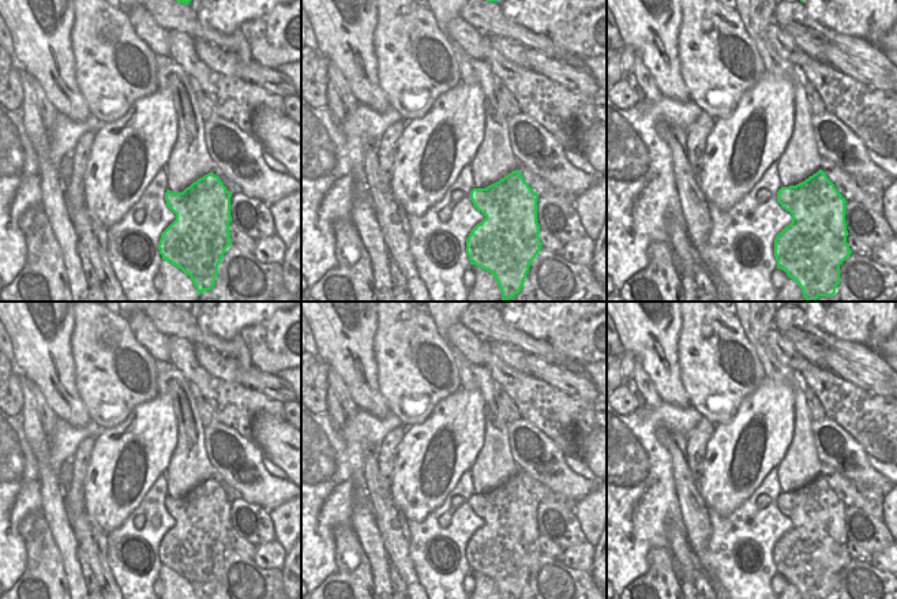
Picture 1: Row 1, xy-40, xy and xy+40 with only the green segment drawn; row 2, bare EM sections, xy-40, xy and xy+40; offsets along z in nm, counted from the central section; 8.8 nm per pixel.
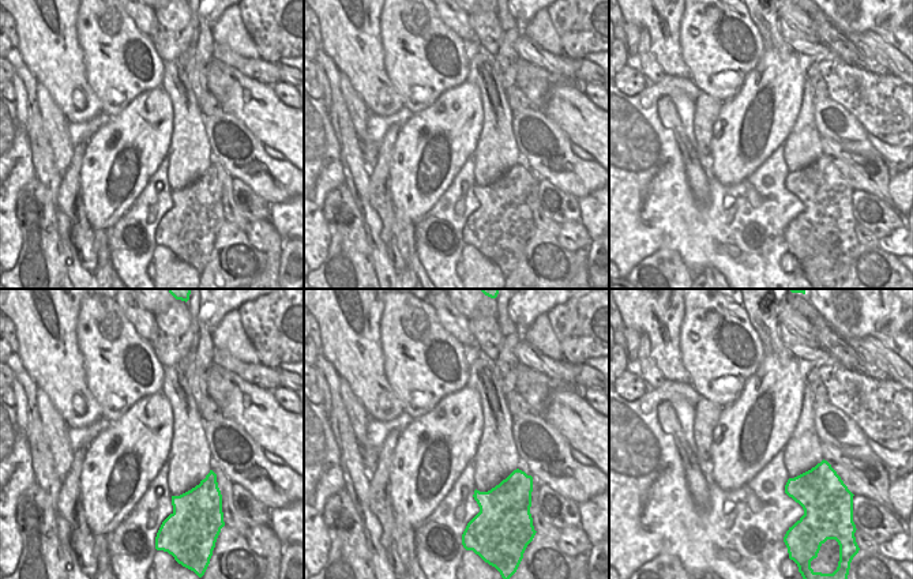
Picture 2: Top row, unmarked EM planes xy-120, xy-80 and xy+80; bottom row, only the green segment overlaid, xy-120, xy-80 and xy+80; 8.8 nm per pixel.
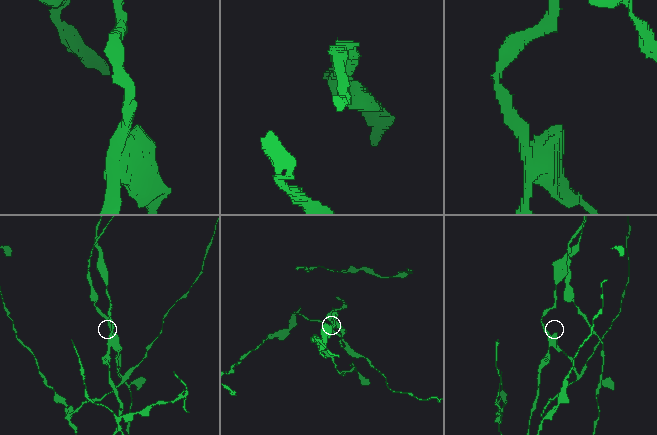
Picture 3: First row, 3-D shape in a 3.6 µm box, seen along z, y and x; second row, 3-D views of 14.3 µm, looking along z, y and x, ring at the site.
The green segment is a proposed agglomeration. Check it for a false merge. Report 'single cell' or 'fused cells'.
fused cells

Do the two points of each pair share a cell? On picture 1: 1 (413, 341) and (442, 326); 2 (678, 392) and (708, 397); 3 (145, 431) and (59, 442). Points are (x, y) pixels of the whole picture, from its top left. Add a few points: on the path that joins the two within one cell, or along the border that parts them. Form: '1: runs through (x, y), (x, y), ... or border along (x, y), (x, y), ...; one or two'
1: border along (430, 315), (436, 332), (443, 339); two
2: border along (678, 362), (680, 382), (690, 404); two
3: border along (102, 429), (94, 438); two

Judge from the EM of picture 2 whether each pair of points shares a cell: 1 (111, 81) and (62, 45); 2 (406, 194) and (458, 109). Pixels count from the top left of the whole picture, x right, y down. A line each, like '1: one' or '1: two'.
1: two
2: one

